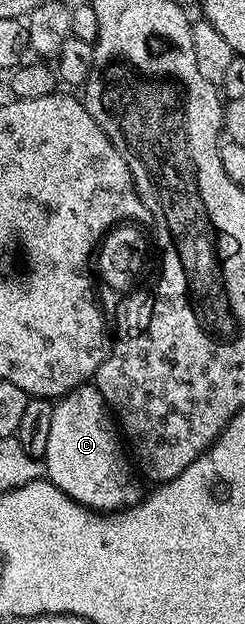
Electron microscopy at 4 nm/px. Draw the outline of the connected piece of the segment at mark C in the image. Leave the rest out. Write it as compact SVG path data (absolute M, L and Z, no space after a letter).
M94 384L76 386L55 403L50 440L46 440L42 461L47 481L97 512L123 510L142 497L141 479L122 441L118 423Z

